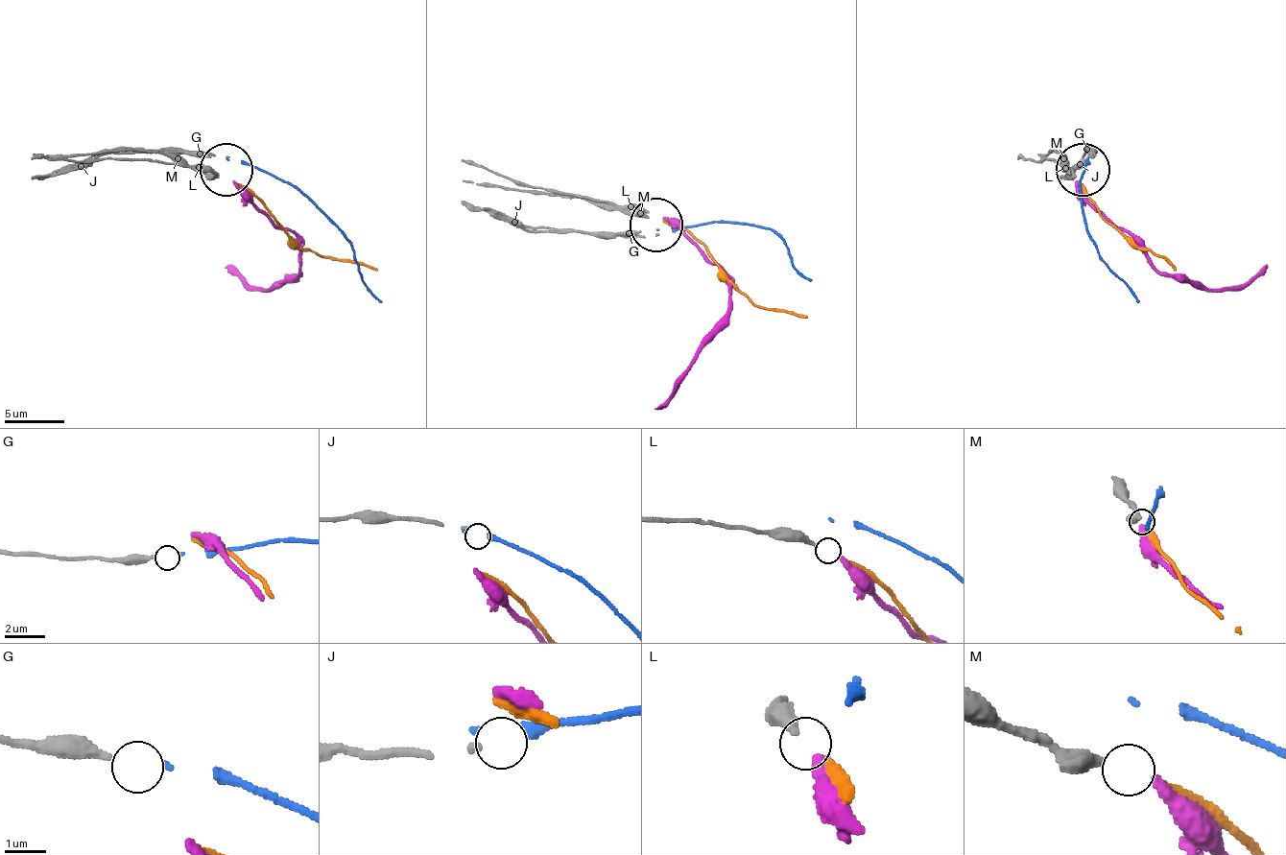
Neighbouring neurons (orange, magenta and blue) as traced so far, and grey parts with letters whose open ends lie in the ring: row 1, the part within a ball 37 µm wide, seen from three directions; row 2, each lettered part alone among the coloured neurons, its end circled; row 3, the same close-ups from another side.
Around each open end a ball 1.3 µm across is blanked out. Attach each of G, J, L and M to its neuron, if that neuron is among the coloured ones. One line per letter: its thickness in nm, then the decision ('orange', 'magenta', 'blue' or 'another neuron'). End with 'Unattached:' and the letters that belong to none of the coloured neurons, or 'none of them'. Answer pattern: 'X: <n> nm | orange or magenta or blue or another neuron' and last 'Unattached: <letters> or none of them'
G: 320 nm | blue
J: 120 nm | another neuron
L: 280 nm | magenta
M: 440 nm | orange
Unattached: J

